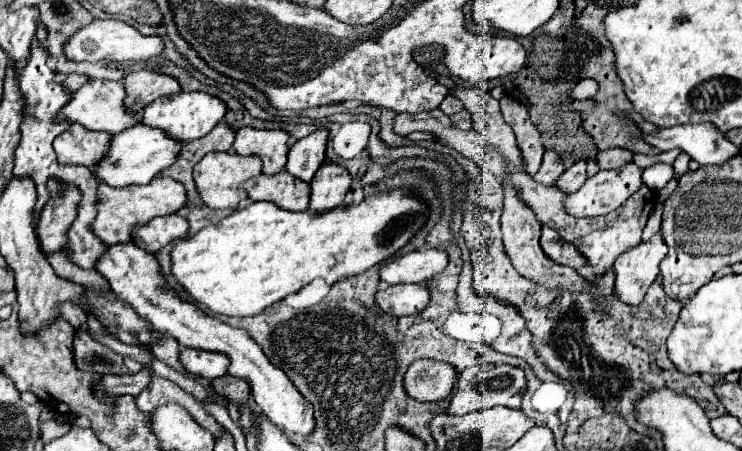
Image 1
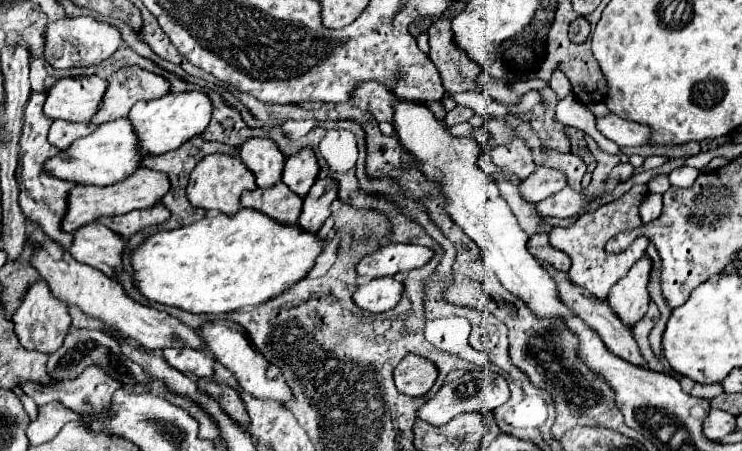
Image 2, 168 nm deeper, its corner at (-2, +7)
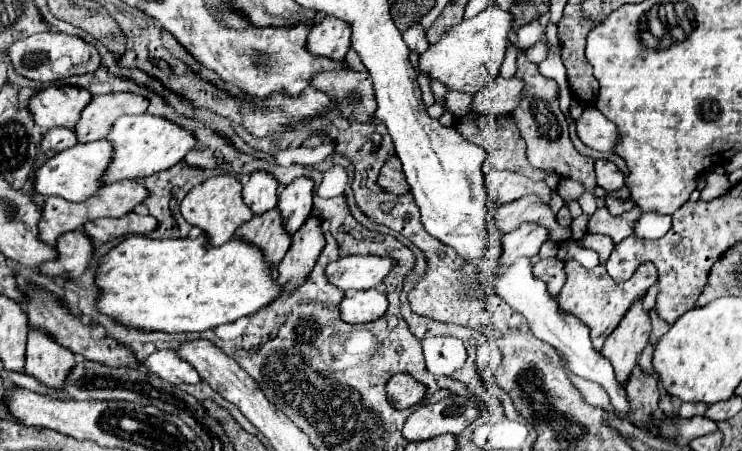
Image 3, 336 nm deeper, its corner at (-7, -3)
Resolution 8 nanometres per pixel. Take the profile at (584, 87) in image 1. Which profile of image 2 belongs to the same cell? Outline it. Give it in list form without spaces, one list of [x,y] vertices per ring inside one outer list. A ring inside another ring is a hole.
[[[555,70],[555,74],[553,74],[553,76],[551,76],[551,80],[549,80],[549,86],[551,86],[551,90],[557,94],[557,98],[559,98],[559,100],[563,100],[565,96],[573,94],[571,82],[563,76],[563,73],[560,70]]]

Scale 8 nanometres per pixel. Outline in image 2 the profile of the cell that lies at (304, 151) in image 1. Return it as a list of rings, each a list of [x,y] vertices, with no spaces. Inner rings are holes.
[[[307,146],[303,150],[299,150],[297,154],[291,154],[285,160],[285,168],[283,168],[283,182],[295,190],[295,194],[305,196],[309,192],[309,188],[313,186],[315,178],[319,174],[319,164],[315,158],[315,152]]]

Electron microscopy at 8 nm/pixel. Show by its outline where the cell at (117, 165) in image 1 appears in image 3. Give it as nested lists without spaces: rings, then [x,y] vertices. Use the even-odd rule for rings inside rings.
[[[108,140],[76,144],[68,150],[62,150],[60,154],[48,158],[40,166],[40,170],[34,172],[34,190],[44,198],[60,196],[64,200],[76,200],[76,202],[90,198],[102,186],[100,174],[104,174],[104,166],[108,166],[108,158],[112,158],[112,146],[108,146]]]

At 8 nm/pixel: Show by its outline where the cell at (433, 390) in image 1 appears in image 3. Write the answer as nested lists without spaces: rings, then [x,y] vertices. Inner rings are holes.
[[[394,374],[386,384],[386,396],[398,410],[416,406],[422,402],[424,394],[424,386],[420,386],[414,378],[408,378],[408,374]]]

